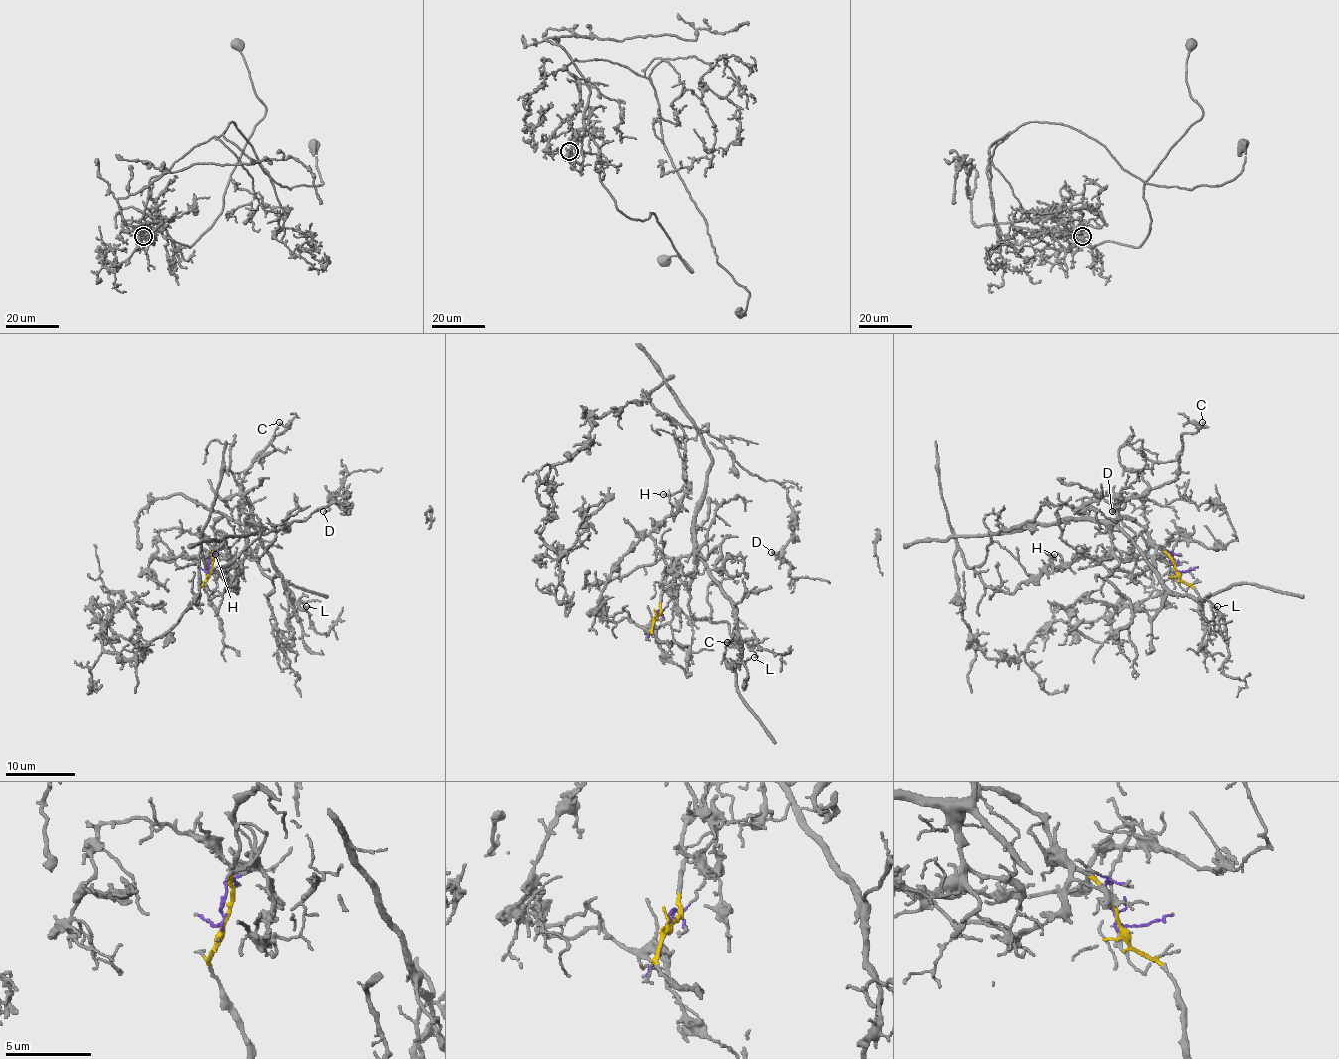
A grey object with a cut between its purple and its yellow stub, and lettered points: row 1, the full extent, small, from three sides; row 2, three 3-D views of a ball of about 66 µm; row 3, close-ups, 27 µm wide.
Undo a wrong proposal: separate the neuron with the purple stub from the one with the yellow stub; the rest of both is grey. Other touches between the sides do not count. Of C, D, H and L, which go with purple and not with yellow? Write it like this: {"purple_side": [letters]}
{"purple_side": ["D", "H"]}

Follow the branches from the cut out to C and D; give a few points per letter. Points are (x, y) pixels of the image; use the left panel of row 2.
C: (208, 571), (213, 526), (225, 517), (246, 522), (252, 517), (241, 480), (286, 426), (279, 421)
D: (208, 569), (222, 547), (224, 576), (203, 557), (238, 566), (238, 592), (215, 567), (323, 512)

